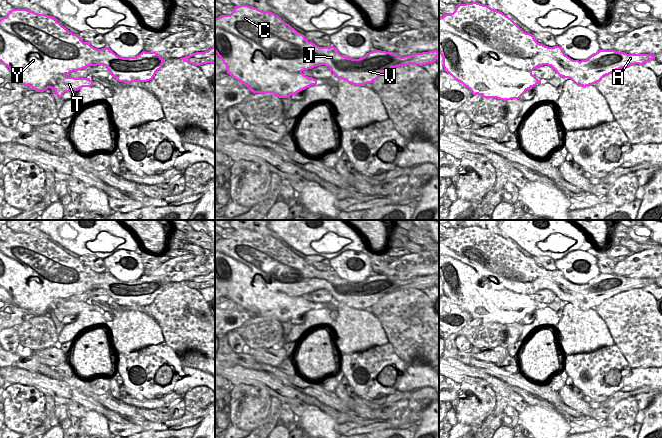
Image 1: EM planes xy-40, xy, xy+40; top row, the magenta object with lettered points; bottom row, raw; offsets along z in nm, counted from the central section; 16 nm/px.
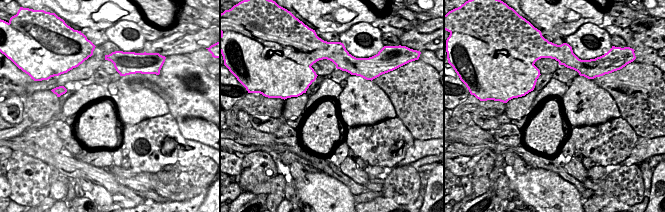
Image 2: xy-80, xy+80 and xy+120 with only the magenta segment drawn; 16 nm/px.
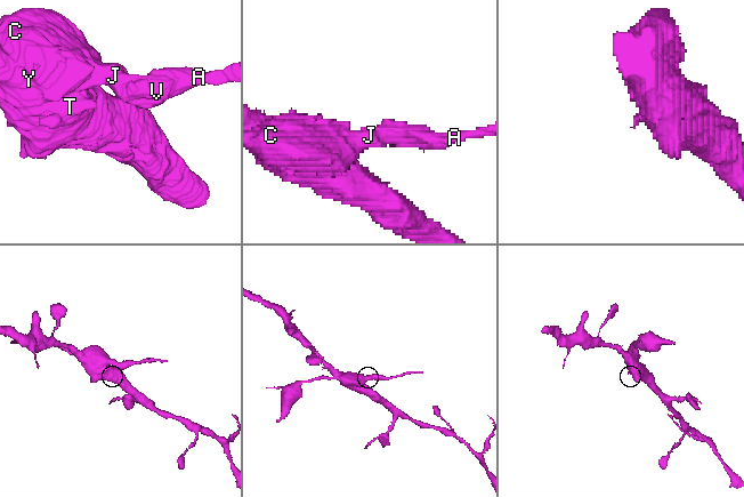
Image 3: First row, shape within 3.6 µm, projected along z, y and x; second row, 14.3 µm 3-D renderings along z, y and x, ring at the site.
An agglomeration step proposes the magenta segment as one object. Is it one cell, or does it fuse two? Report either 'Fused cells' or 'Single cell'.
Fused cells

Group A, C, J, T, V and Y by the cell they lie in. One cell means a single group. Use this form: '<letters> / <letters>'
A C J V / T Y

